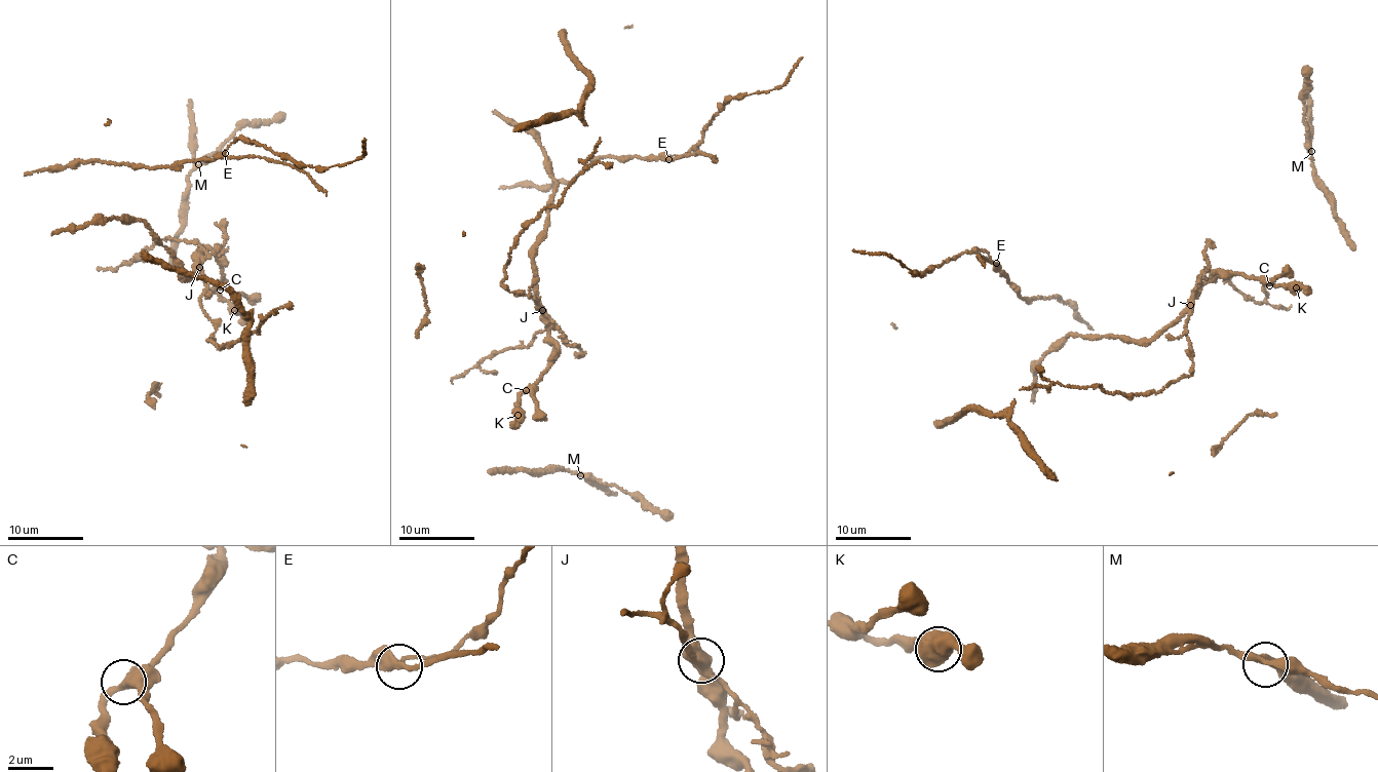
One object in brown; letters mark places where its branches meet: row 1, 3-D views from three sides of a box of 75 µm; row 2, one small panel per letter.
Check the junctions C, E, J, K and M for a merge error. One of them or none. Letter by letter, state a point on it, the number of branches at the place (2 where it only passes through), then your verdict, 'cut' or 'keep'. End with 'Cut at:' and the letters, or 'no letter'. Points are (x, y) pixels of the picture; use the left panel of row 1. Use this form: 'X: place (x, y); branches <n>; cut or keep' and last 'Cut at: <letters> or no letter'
C: place (220, 290); branches 3; keep
E: place (225, 153); branches 3; keep
J: place (199, 267); branches 3; cut
K: place (234, 310); branches 3; keep
M: place (198, 164); branches 3; keep
Cut at: J

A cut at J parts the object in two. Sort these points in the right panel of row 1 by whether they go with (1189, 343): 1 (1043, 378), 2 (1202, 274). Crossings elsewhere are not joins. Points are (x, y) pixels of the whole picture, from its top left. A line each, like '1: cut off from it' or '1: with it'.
1: with it
2: with it

